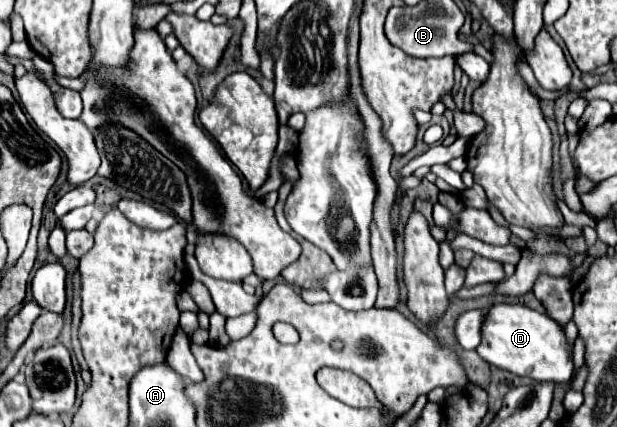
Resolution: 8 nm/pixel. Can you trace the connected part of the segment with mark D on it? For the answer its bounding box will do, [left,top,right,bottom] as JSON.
[477,304,573,382]

